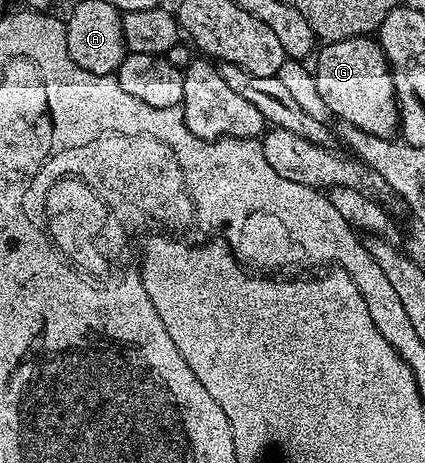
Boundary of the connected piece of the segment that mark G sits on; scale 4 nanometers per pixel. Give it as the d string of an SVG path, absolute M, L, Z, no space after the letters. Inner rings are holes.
M373 36L331 41L317 50L317 57L318 66L312 69L316 91L320 91L320 99L324 99L331 118L348 120L374 136L393 138L399 132L400 106L394 93L394 77Z

